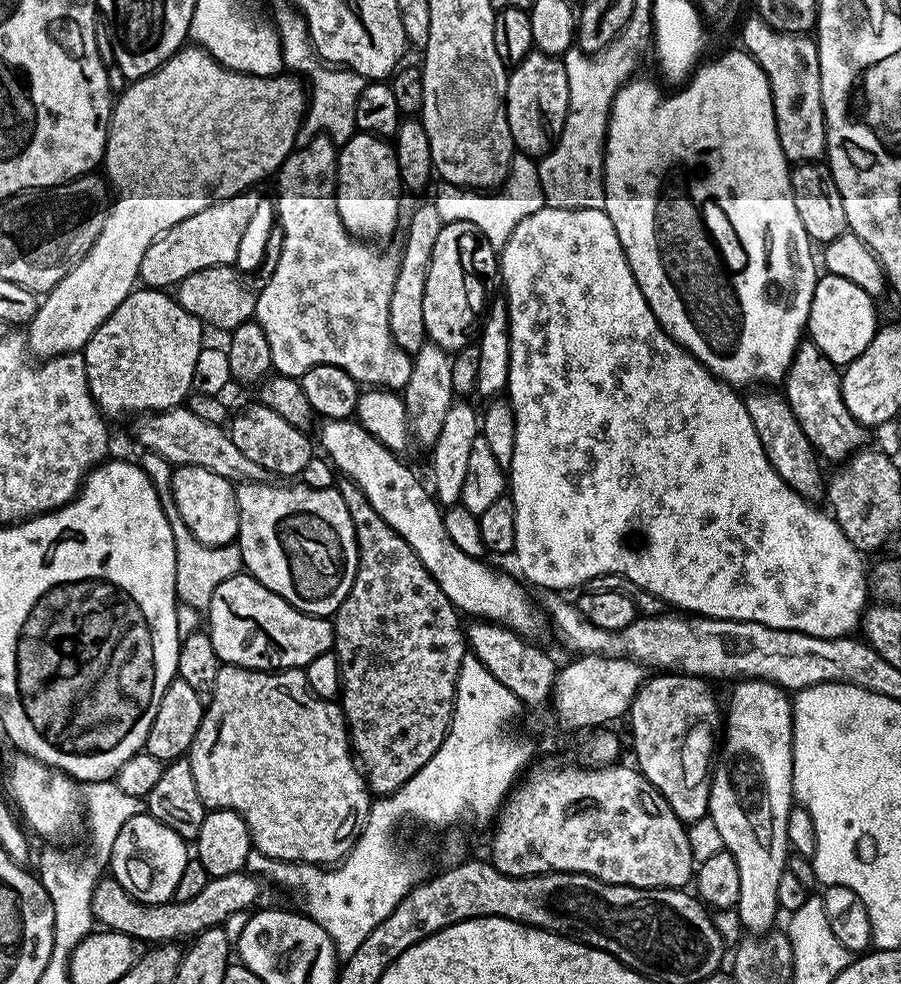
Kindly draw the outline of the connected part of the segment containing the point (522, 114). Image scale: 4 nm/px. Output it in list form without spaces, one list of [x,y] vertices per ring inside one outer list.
[[[533,50],[529,56],[508,73],[506,114],[510,122],[513,145],[523,155],[541,158],[547,155],[563,132],[566,122],[569,87],[561,57],[547,56]]]

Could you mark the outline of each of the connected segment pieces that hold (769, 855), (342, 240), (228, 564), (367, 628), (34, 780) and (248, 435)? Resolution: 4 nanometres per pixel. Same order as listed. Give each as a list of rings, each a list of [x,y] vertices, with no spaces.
[[[745,680],[731,685],[732,693],[728,696],[728,708],[726,704],[726,715],[722,720],[722,736],[724,732],[724,745],[719,745],[718,759],[715,761],[714,767],[710,772],[710,783],[708,786],[708,816],[710,817],[711,827],[720,835],[723,847],[734,858],[734,862],[738,862],[738,879],[742,881],[742,890],[740,897],[735,906],[735,911],[740,912],[740,920],[748,927],[747,931],[752,934],[763,934],[773,927],[772,924],[776,920],[776,912],[781,911],[778,902],[778,882],[782,878],[782,874],[786,871],[788,862],[788,839],[786,838],[786,818],[788,812],[794,807],[794,797],[792,795],[792,700],[789,693],[785,689],[779,688],[776,684],[772,684],[768,680]]]
[[[318,134],[292,151],[280,165],[274,203],[278,232],[284,237],[280,240],[276,269],[264,289],[259,289],[254,319],[262,326],[266,342],[270,342],[272,366],[280,376],[299,378],[314,366],[329,364],[346,370],[361,386],[402,390],[410,382],[412,356],[392,341],[390,314],[400,262],[395,251],[383,252],[375,243],[365,242],[346,230],[336,209],[337,159],[337,145],[328,136]]]
[[[157,487],[158,502],[170,522],[170,530],[174,534],[174,554],[176,555],[176,594],[181,605],[189,604],[192,608],[207,609],[210,598],[214,598],[214,590],[226,582],[226,578],[239,576],[242,572],[240,545],[233,542],[215,548],[206,546],[190,534],[186,522],[182,522],[182,514],[178,514],[178,506],[174,502],[171,487]]]
[[[341,479],[338,491],[350,510],[356,535],[356,577],[350,594],[334,614],[336,642],[334,651],[340,664],[340,695],[338,703],[344,710],[354,755],[362,765],[369,789],[377,797],[388,796],[398,790],[422,766],[426,766],[434,752],[442,745],[451,726],[455,704],[459,668],[466,653],[466,632],[460,628],[461,613],[442,594],[438,582],[422,566],[418,554],[370,506],[366,494],[356,483]]]
[[[16,754],[16,757],[8,764],[8,792],[7,795],[18,809],[23,823],[33,833],[36,831],[40,836],[56,836],[67,828],[72,832],[78,831],[79,828],[81,831],[85,823],[82,792],[77,781],[62,770],[44,764],[38,758]]]
[[[253,402],[249,408],[242,409],[237,416],[235,413],[230,420],[230,435],[234,446],[238,446],[238,450],[242,450],[246,458],[258,462],[258,466],[262,466],[276,478],[299,477],[302,466],[310,462],[314,454],[314,444],[312,448],[311,442],[308,441],[308,434],[305,429],[296,428],[290,422],[286,422],[282,414],[274,414],[270,406],[259,402]]]

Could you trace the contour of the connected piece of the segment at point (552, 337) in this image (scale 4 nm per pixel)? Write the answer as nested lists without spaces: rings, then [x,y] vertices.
[[[545,206],[542,210],[538,210],[538,214],[530,214],[530,218],[522,218],[522,222],[518,222],[518,226],[514,228],[514,234],[510,234],[506,246],[499,249],[498,256],[500,256],[500,276],[504,279],[504,293],[502,293],[502,296],[508,306],[508,329],[510,330],[510,378],[508,379],[506,396],[514,410],[516,429],[514,430],[514,458],[506,480],[510,485],[510,495],[514,502],[514,542],[516,543],[514,557],[516,556],[516,564],[520,567],[521,573],[519,572],[519,575],[529,585],[537,584],[537,589],[540,590],[568,590],[564,588],[576,588],[579,584],[580,587],[587,585],[589,580],[599,576],[624,576],[642,590],[657,596],[664,601],[665,605],[672,607],[673,604],[676,607],[673,609],[684,614],[708,616],[712,620],[762,622],[762,626],[785,628],[786,630],[794,630],[818,638],[852,636],[855,633],[855,628],[857,631],[861,627],[864,613],[870,604],[870,576],[866,571],[866,564],[864,568],[865,557],[850,542],[850,538],[846,538],[846,534],[842,534],[838,522],[832,519],[823,507],[821,507],[822,509],[816,508],[820,506],[806,499],[805,496],[801,496],[799,492],[794,491],[776,473],[774,466],[770,466],[762,442],[758,438],[758,430],[754,430],[754,422],[750,422],[750,414],[746,410],[741,393],[736,393],[739,391],[733,390],[717,376],[713,376],[704,365],[696,361],[685,348],[680,347],[668,335],[668,332],[658,322],[658,318],[654,318],[654,310],[650,310],[650,306],[630,270],[630,262],[622,250],[622,242],[618,242],[614,222],[610,222],[610,218],[605,214],[603,208],[554,209]]]

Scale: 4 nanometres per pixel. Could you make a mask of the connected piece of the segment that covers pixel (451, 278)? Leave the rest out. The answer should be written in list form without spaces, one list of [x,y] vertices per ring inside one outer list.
[[[450,222],[445,224],[442,234],[438,234],[438,242],[434,246],[430,270],[426,274],[424,316],[428,340],[449,354],[461,352],[477,339],[486,312],[484,280],[476,269],[480,247],[483,249],[485,244],[478,226],[470,222]]]

